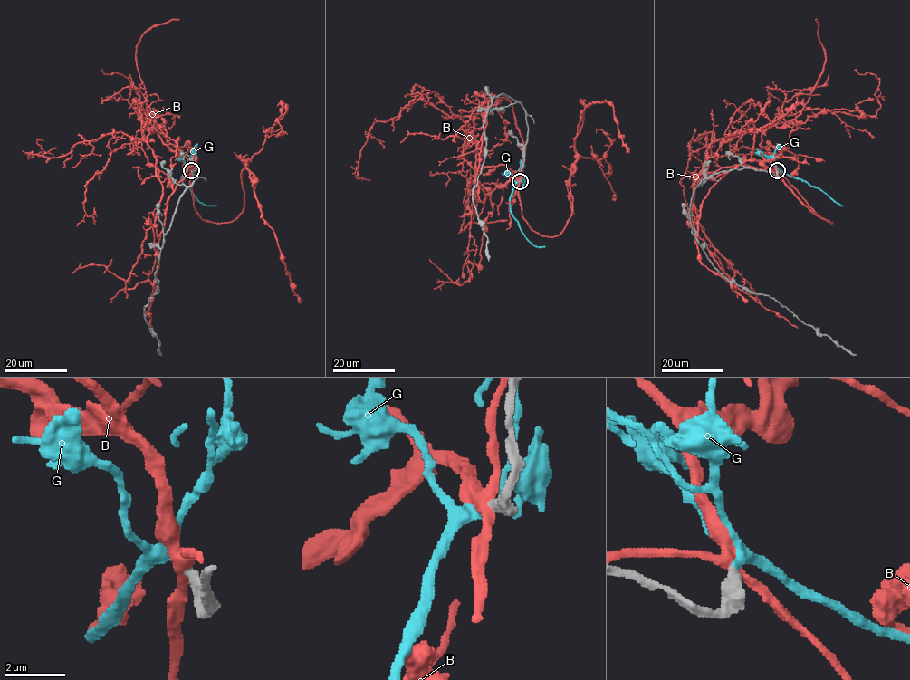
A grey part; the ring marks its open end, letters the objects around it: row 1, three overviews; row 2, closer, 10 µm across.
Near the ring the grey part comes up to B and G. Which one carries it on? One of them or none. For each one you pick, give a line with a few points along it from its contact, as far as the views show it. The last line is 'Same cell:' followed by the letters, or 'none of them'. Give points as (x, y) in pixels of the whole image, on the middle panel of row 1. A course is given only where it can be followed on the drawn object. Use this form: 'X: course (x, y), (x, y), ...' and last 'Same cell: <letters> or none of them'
G: course (520, 181), (510, 196), (510, 213), (529, 241), (538, 246), (544, 246)
Same cell: G

